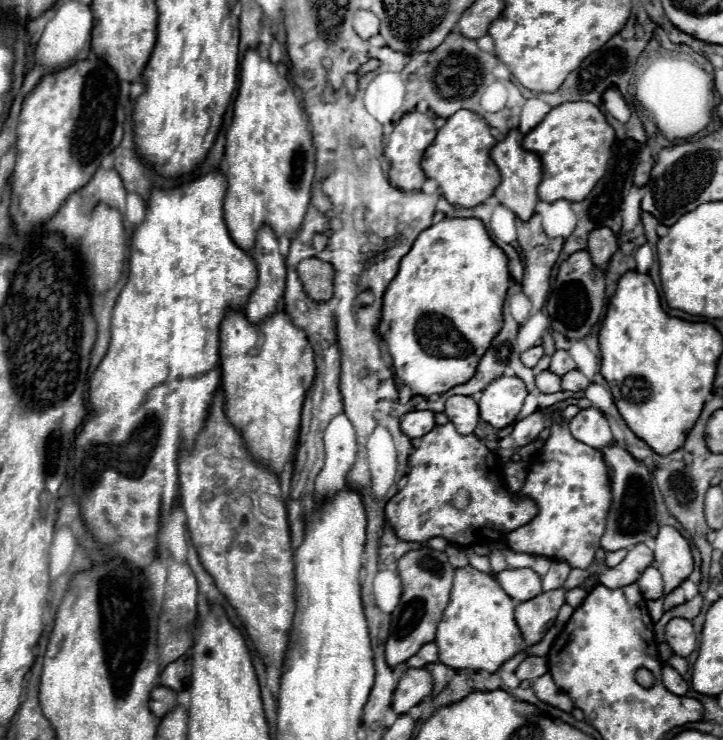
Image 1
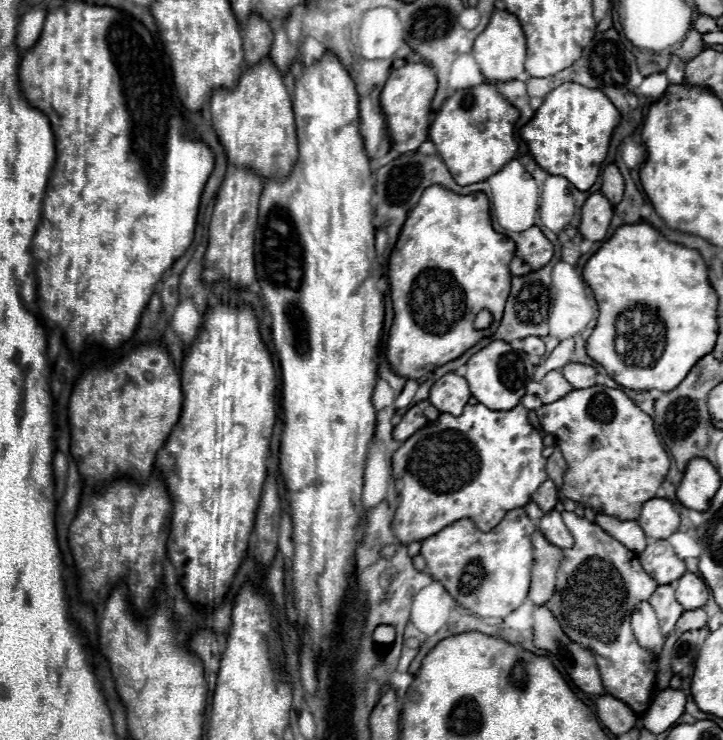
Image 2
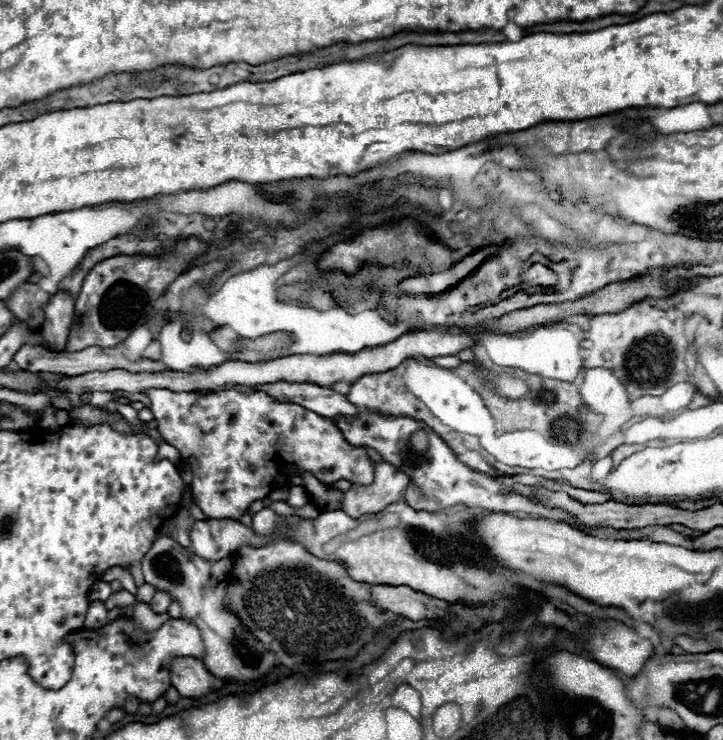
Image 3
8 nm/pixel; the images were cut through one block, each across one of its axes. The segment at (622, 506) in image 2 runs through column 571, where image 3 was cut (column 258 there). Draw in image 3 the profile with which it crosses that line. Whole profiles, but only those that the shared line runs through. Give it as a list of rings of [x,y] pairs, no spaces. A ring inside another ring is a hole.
[[[150,388],[144,390],[150,400],[150,410],[158,422],[158,432],[170,446],[178,448],[182,458],[192,468],[192,498],[194,504],[208,516],[208,518],[242,518],[254,500],[262,500],[268,496],[280,480],[290,476],[300,476],[304,470],[312,472],[320,482],[334,484],[340,478],[350,482],[370,484],[374,478],[372,462],[368,460],[366,450],[352,446],[344,440],[340,428],[318,416],[312,410],[306,410],[298,404],[282,404],[274,402],[264,392],[242,394],[238,390],[224,390],[216,394],[198,394],[198,392],[172,392],[168,388]]]

